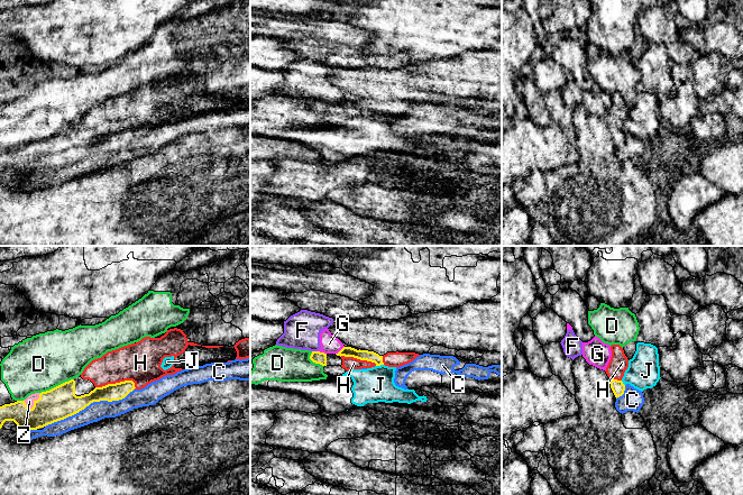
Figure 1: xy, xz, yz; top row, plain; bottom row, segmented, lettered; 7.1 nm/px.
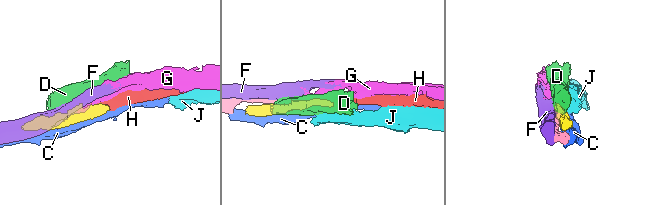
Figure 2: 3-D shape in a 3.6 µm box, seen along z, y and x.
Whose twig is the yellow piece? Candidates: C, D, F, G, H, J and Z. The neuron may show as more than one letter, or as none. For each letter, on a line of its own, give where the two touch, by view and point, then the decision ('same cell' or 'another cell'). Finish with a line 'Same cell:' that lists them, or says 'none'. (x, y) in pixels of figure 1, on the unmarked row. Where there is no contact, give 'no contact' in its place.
C: contact xy (89, 153); another cell
D: contact xy (56, 135); another cell
F: contact xz (314, 100); another cell
G: contact xz (340, 99); another cell
H: contact xy (117, 131); same cell
J: contact xz (379, 113); another cell
Z: contact xy (34, 152); same cell
Same cell: H, Z

